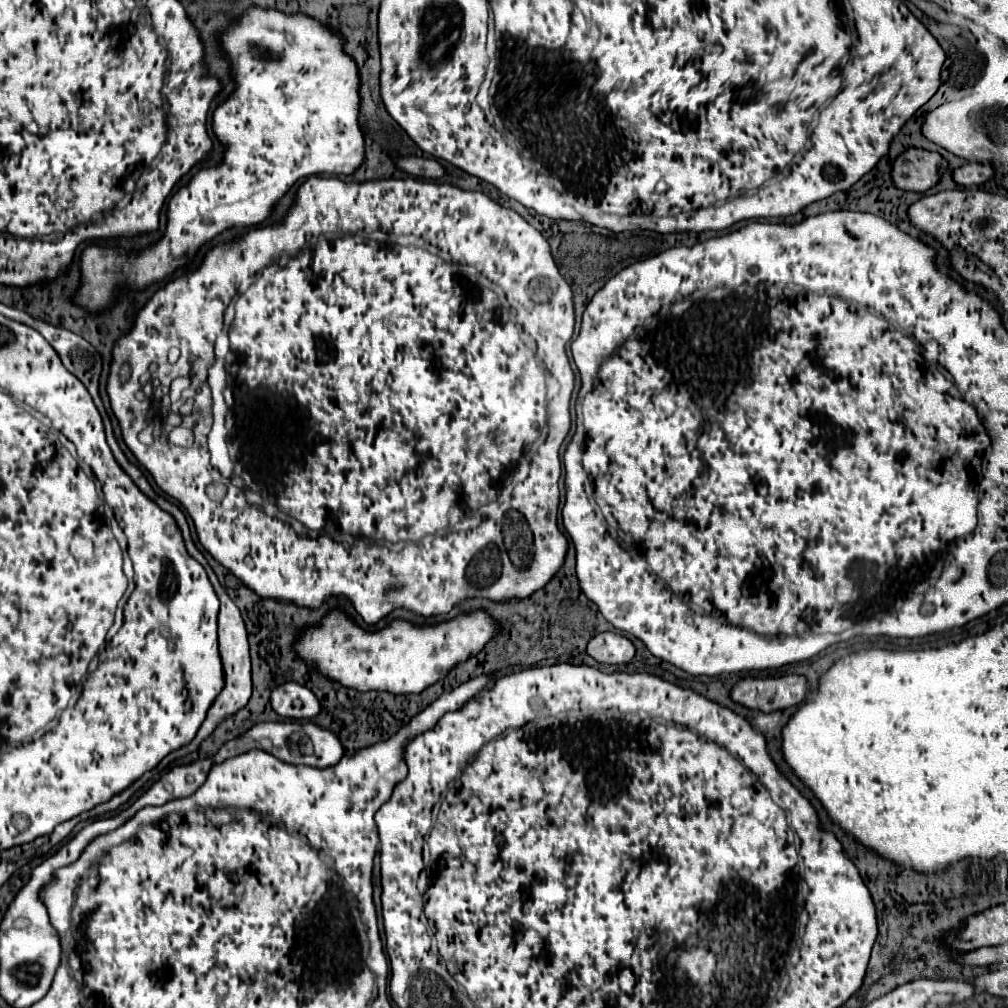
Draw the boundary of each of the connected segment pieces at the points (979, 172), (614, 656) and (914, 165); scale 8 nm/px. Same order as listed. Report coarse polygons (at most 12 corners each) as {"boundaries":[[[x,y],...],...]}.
{"boundaries":[[[965,164],[953,170],[959,186],[977,186],[993,176],[991,166]],[[601,632],[587,654],[601,664],[623,664],[635,646],[621,634]],[[909,148],[895,160],[899,190],[927,192],[947,162],[937,152]]]}

